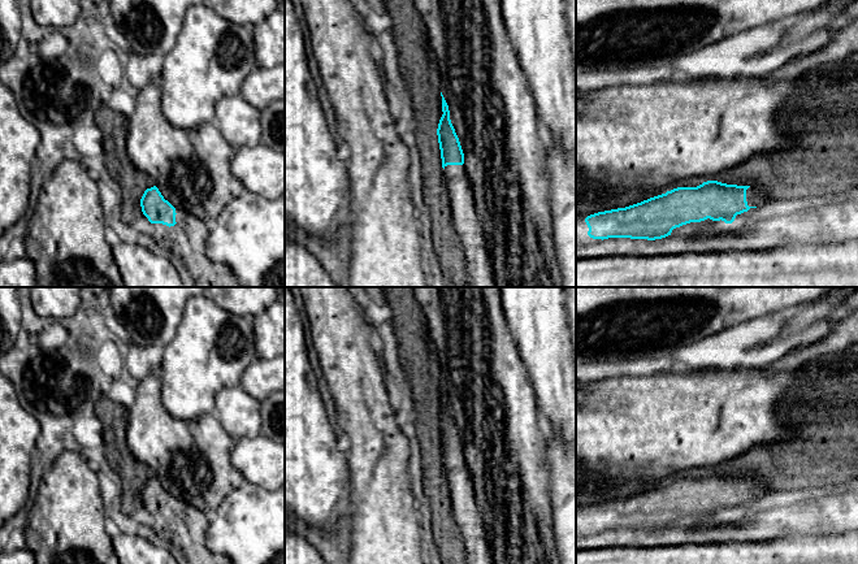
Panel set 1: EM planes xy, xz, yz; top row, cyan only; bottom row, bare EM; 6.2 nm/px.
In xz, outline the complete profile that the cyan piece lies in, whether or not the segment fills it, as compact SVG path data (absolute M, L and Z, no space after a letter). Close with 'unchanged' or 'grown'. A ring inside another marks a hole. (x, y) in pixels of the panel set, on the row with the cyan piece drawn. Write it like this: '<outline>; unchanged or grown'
M442 92L441 96L443 114L437 135L451 201L451 217L464 252L468 287L497 287L488 235L476 211L472 183L464 165L464 153Z; grown

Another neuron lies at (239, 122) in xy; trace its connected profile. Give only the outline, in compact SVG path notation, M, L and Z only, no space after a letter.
M240 95L225 96L214 107L214 123L237 149L261 143L261 112Z

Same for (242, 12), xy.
M207 0L205 4L226 21L251 27L281 8L278 0Z

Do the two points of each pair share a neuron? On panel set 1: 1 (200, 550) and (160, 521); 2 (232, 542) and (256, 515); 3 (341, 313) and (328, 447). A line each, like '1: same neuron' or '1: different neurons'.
1: same neuron
2: same neuron
3: different neurons

